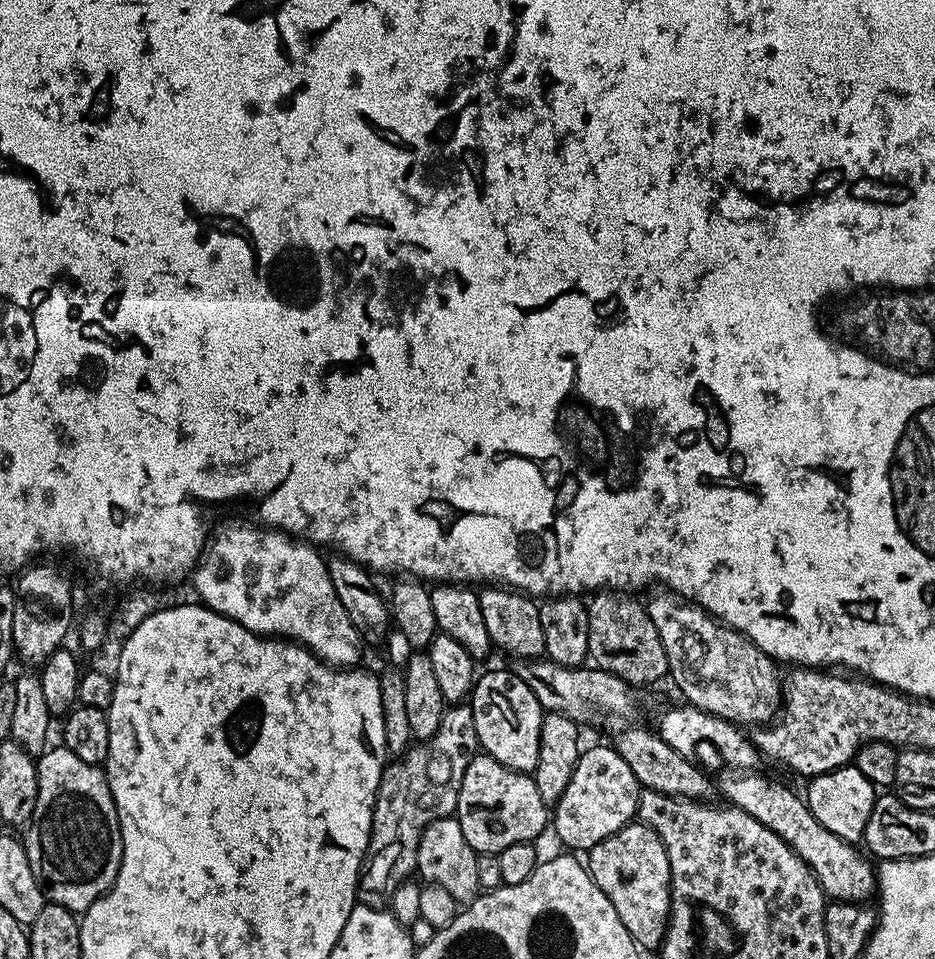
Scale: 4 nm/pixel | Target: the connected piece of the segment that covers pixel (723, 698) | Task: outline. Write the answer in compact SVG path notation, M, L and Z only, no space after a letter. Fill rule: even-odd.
M676 594L656 596L647 601L648 617L654 626L658 626L658 638L662 638L662 646L668 659L668 676L676 683L676 688L685 696L689 705L709 712L718 719L728 720L734 725L768 726L776 720L778 709L782 704L782 676L776 673L777 661L752 640L747 640L735 628L720 623L715 616L709 616L702 608L691 602L682 602Z

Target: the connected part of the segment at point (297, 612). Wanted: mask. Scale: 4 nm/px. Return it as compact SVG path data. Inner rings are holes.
M259 527L232 528L207 545L194 569L196 592L201 596L197 597L213 612L229 616L246 630L264 638L287 638L307 648L329 666L359 665L356 663L360 660L362 637L350 622L342 602L338 602L338 594L334 594L334 582L328 577L325 557L320 557L311 543L297 542L287 532Z

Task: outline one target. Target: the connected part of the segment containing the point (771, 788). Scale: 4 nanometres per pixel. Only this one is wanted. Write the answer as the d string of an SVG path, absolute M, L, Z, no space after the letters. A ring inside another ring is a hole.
M732 770L727 774L729 776L722 777L720 784L718 780L718 792L728 799L725 801L762 822L762 826L774 830L778 838L782 838L807 862L820 887L833 901L864 902L871 892L873 895L878 876L873 865L872 868L868 865L869 857L857 845L838 838L838 834L830 834L830 830L826 830L826 826L819 824L814 814L810 814L807 803L801 797L799 800L790 789L783 788L768 776L759 776L760 772L756 770Z

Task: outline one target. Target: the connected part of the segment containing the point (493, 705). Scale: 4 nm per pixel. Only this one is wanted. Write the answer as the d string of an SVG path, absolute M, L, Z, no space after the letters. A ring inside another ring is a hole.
M511 670L488 672L484 677L481 675L472 685L470 705L473 710L479 747L487 755L494 757L498 762L502 762L507 768L512 768L515 772L535 773L538 762L540 727L544 721L545 713L540 708L537 698L534 698L534 694L530 692L530 687L526 686L526 683L522 682L522 679Z

